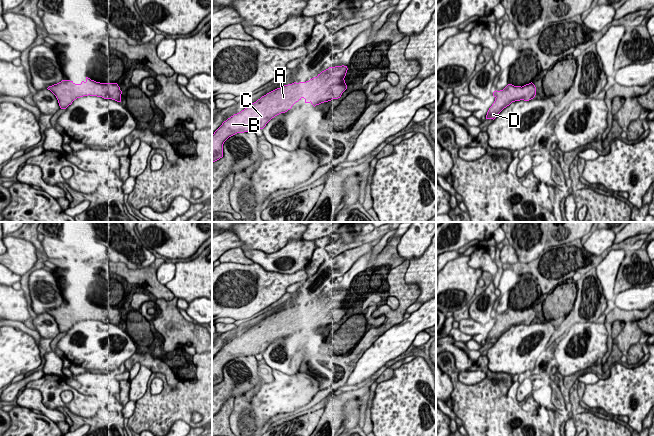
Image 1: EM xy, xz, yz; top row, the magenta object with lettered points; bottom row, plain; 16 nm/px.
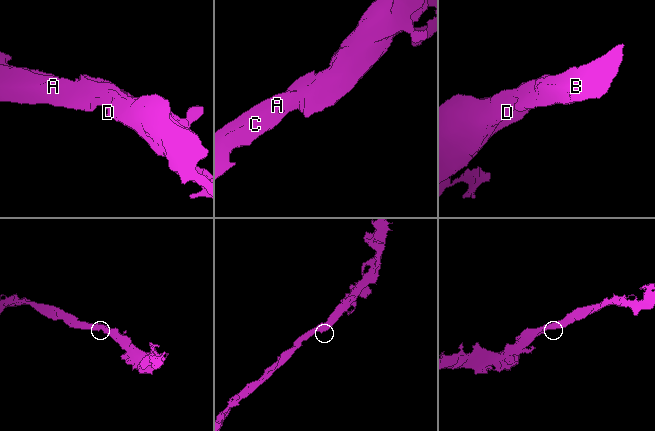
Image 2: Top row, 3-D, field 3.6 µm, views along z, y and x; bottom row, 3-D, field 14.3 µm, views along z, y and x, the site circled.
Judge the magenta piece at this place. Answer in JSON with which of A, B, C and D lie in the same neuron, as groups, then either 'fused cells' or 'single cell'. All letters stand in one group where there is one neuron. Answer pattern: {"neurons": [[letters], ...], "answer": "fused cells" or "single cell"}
{"neurons": [["A", "B", "C", "D"]], "answer": "single cell"}

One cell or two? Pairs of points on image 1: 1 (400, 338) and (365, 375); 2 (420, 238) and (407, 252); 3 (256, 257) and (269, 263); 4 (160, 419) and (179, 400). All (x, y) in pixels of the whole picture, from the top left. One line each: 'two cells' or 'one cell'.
1: one cell
2: one cell
3: one cell
4: one cell

